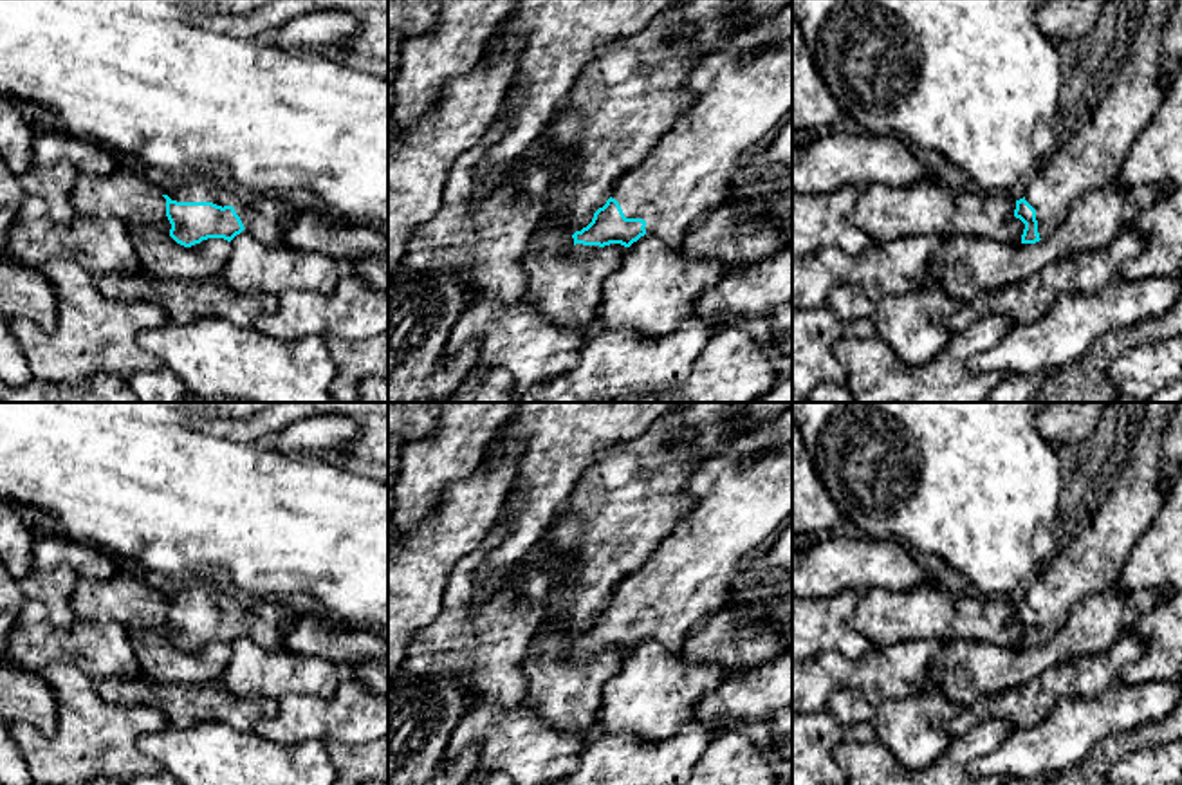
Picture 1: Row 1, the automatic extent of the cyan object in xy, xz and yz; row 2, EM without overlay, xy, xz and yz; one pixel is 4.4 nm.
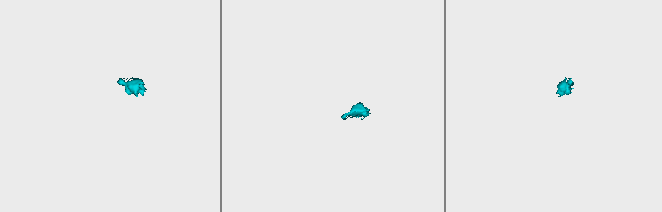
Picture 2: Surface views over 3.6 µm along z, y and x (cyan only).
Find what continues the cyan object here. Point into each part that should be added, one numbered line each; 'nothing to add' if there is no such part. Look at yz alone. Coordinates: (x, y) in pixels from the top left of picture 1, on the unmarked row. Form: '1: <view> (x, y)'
1: yz (1092, 562)

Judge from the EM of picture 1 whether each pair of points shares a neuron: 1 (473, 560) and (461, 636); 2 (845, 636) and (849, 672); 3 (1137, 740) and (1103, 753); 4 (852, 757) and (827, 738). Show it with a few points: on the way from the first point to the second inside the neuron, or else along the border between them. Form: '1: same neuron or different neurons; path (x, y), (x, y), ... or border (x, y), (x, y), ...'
1: same neuron; path (462, 578), (461, 618)
2: different neurons; border (874, 648), (859, 657), (836, 652), (811, 657)
3: same neuron; path (1128, 742), (1112, 749)
4: different neurons; border (874, 738), (840, 744), (834, 749), (836, 764)

